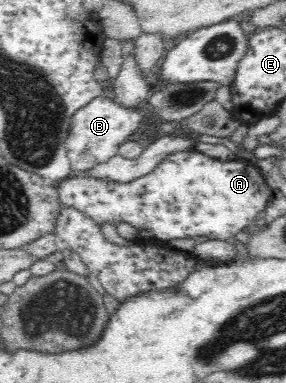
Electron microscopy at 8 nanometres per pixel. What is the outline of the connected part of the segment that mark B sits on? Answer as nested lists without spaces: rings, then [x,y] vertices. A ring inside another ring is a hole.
[[[109,94],[94,97],[87,105],[78,109],[72,115],[70,121],[69,135],[65,141],[67,146],[67,155],[71,160],[71,166],[76,174],[84,174],[88,169],[91,169],[94,165],[109,161],[111,157],[118,153],[118,148],[121,144],[127,141],[127,137],[140,128],[143,118],[140,109],[125,109],[115,105]]]

